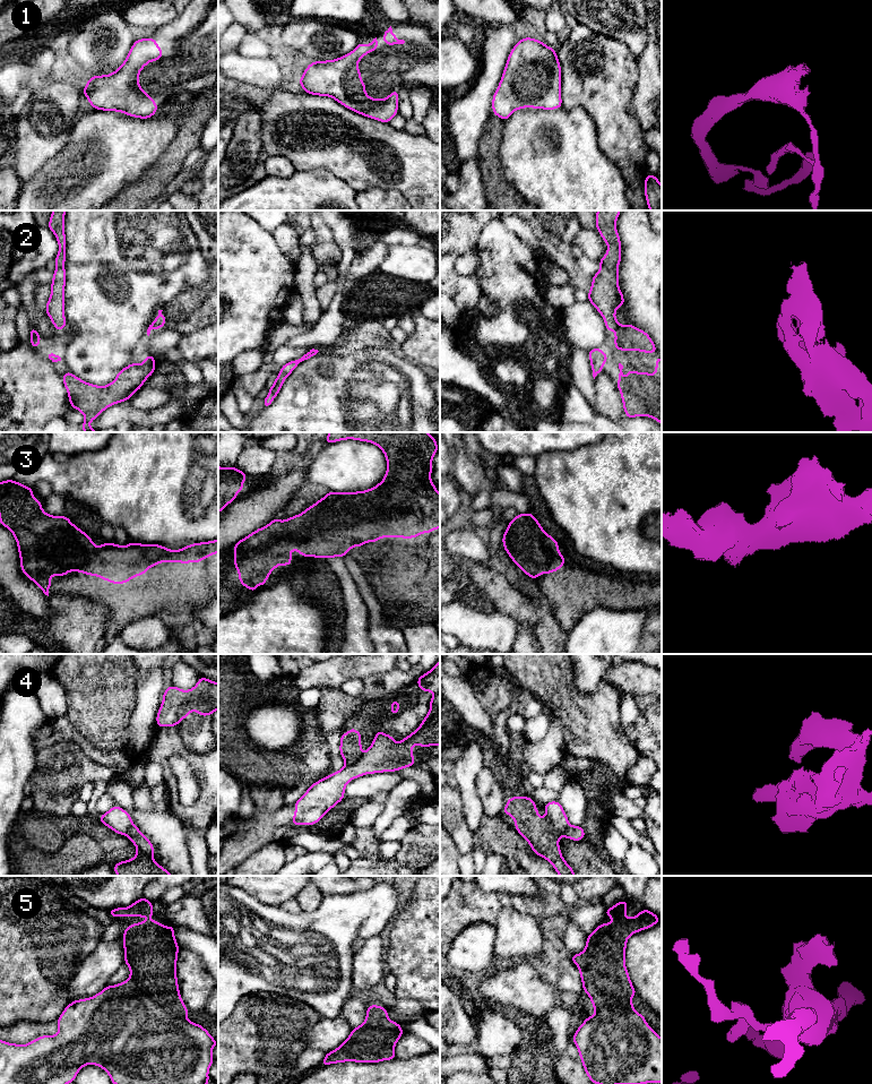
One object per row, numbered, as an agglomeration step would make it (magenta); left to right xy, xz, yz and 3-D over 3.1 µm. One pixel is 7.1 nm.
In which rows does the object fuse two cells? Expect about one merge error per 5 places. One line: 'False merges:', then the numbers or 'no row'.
False merges: 3

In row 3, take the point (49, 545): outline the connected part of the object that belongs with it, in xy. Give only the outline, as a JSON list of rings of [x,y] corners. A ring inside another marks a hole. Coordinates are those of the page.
[[[15,480],[0,482],[0,524],[7,527],[17,542],[20,568],[45,595],[52,586],[50,576],[67,576],[69,569],[83,569],[90,545],[81,540],[81,531],[68,516],[52,516],[42,509],[42,502],[33,496],[32,487]]]

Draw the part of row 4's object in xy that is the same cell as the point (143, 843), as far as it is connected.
[[[113,806],[97,819],[113,832],[131,840],[137,848],[136,857],[113,866],[118,876],[173,876],[154,860],[154,845],[132,823],[131,815],[119,806]]]

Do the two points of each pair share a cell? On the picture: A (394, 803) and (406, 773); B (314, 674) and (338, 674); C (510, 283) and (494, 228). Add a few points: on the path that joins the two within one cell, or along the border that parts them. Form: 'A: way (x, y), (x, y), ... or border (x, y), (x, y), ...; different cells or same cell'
A: border (403, 779), (409, 779), (419, 784), (416, 801); different cells
B: way (320, 674), (333, 674); same cell
C: way (507, 269), (495, 241); same cell

